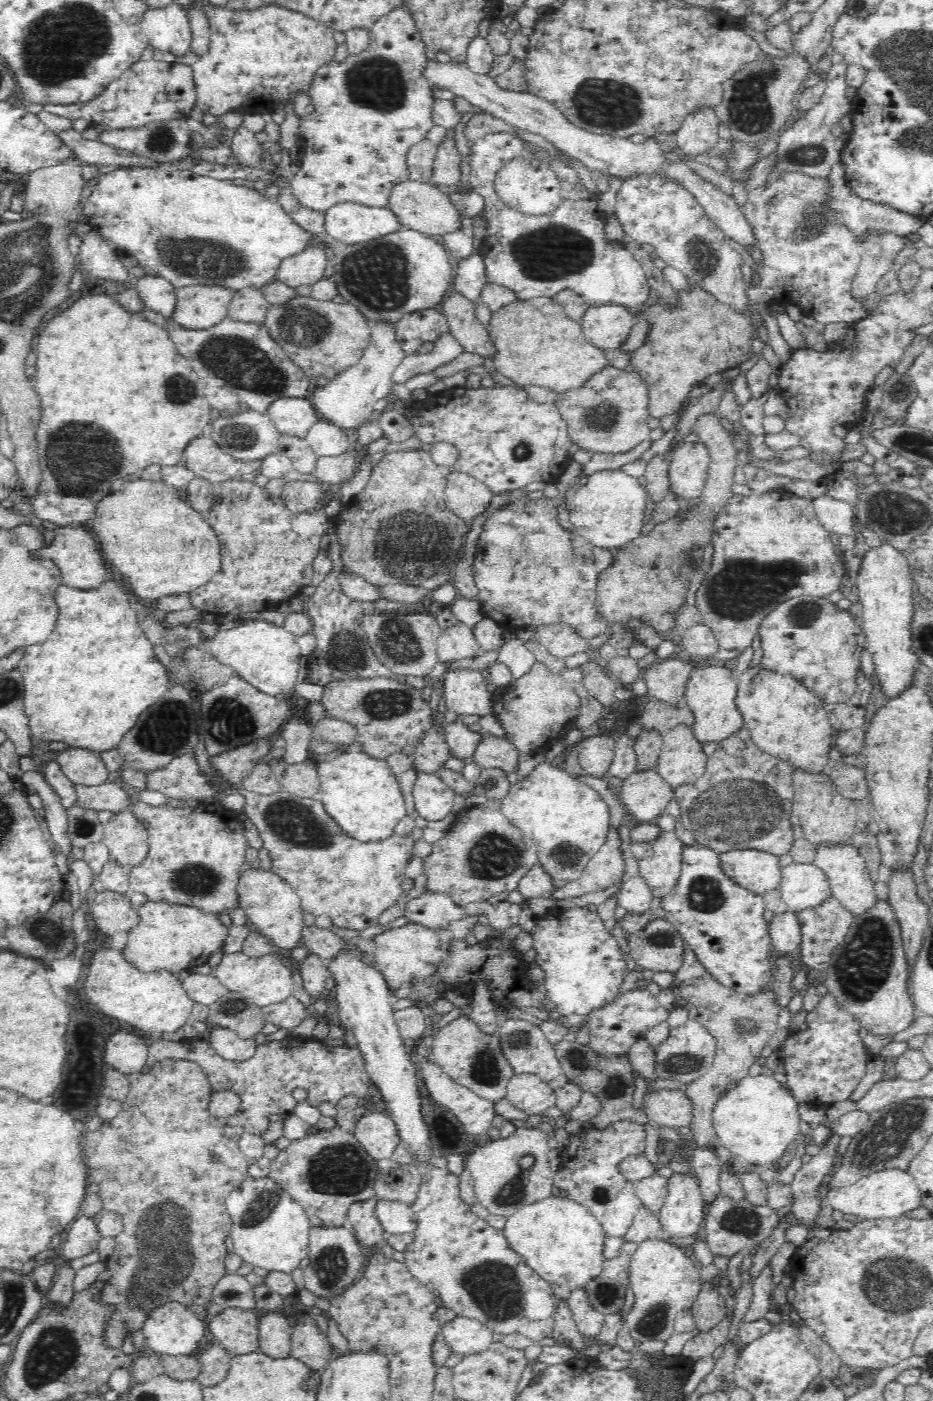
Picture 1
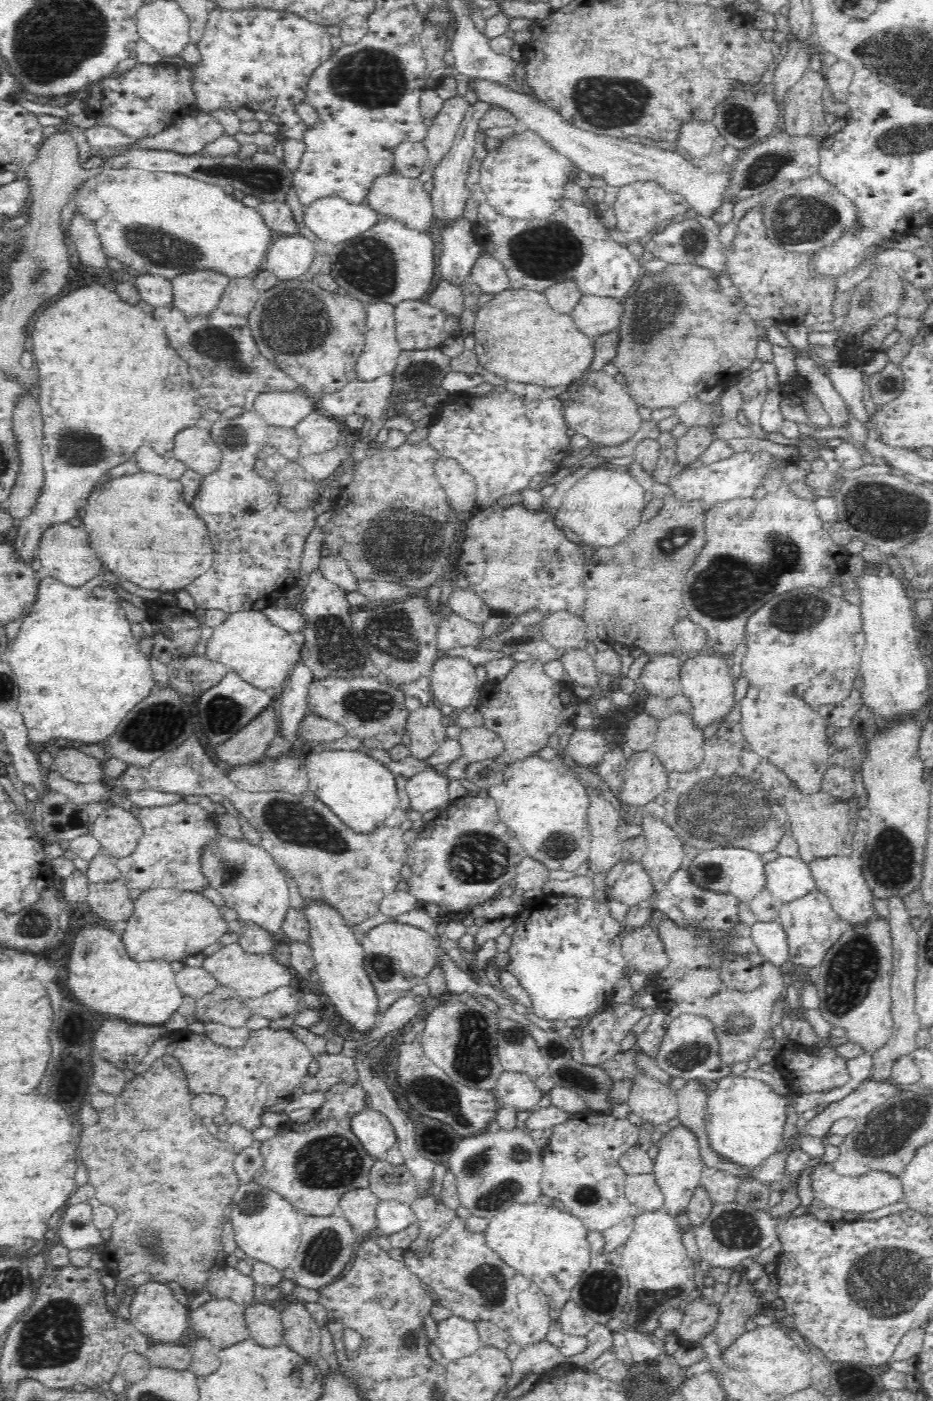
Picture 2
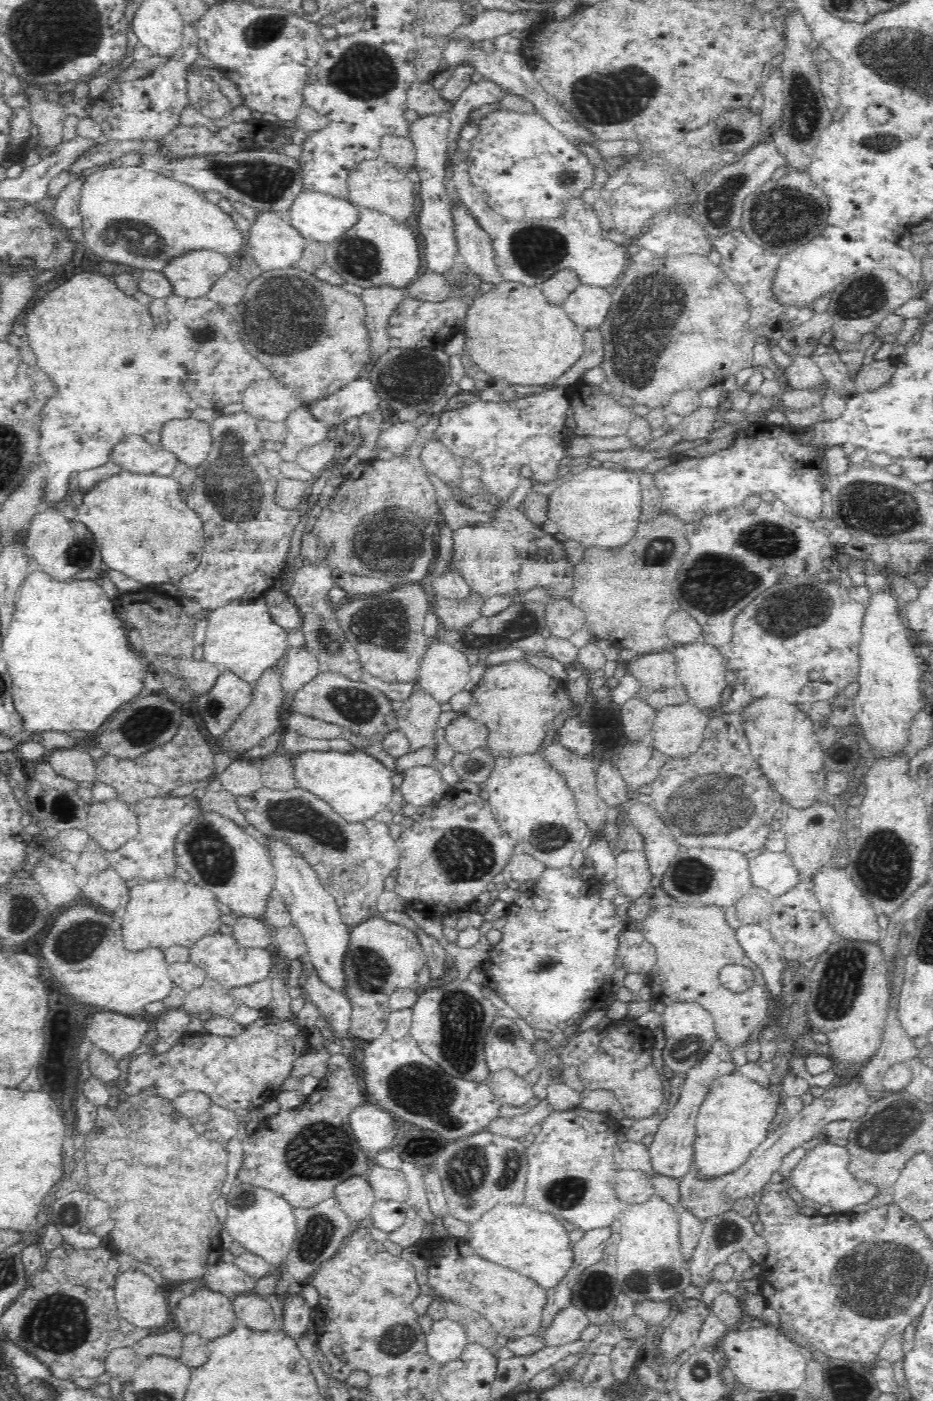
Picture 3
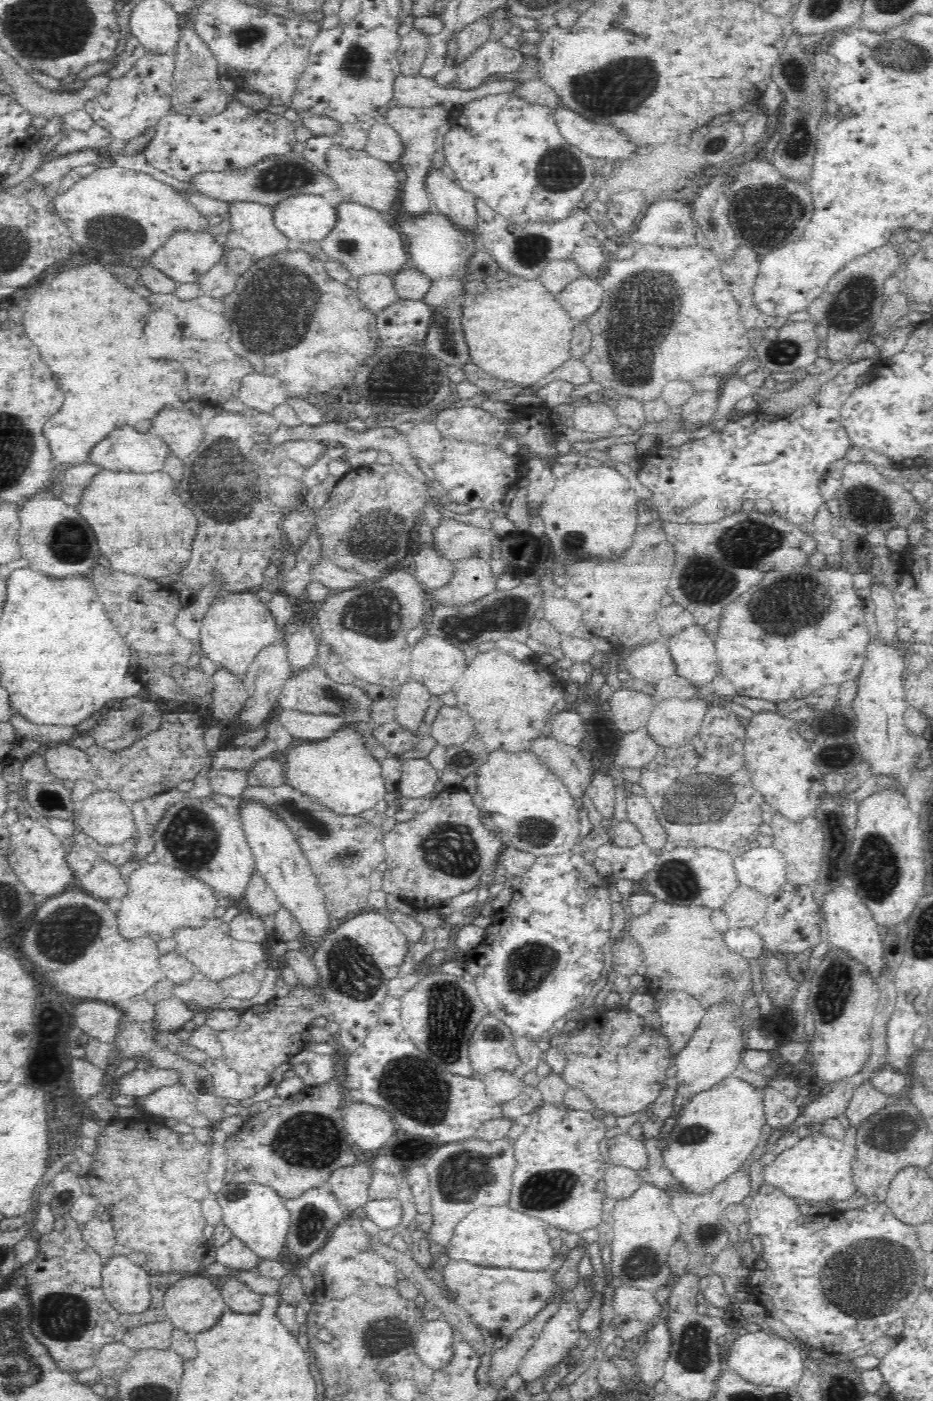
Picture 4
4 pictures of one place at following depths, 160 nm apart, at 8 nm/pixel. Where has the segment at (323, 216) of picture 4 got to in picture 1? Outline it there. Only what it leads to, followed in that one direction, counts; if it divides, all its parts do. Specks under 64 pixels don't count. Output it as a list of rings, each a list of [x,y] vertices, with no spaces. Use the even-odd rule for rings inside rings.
[[[340,202],[324,212],[324,228],[330,238],[345,245],[374,240],[384,233],[402,228],[394,213],[386,207],[368,207],[354,202]]]

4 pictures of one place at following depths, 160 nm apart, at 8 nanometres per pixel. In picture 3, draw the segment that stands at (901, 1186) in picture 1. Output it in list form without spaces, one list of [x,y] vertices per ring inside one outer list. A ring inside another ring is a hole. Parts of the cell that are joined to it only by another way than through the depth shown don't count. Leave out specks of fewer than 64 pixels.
[[[825,1137],[820,1139],[820,1144],[810,1148],[804,1158],[790,1170],[786,1183],[796,1188],[804,1199],[821,1204],[829,1205],[835,1214],[852,1211],[852,1208],[869,1203],[878,1194],[878,1189],[858,1181],[850,1172],[851,1155],[845,1146],[838,1146],[832,1142],[826,1142]]]

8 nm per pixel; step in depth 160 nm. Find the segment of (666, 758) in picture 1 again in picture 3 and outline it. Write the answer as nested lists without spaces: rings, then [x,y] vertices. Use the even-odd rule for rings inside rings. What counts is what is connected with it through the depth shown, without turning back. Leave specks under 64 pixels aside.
[[[693,702],[676,706],[664,706],[656,712],[648,737],[654,748],[668,756],[688,757],[704,738],[706,714]],[[688,722],[688,724],[686,724]]]

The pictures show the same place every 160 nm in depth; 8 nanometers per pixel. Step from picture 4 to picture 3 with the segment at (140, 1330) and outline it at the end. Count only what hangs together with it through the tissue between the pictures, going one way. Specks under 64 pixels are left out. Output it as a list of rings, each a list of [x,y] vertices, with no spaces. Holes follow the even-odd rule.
[[[178,1328],[168,1332],[156,1331],[140,1338],[131,1348],[139,1356],[164,1354],[176,1358],[181,1353],[183,1335]]]

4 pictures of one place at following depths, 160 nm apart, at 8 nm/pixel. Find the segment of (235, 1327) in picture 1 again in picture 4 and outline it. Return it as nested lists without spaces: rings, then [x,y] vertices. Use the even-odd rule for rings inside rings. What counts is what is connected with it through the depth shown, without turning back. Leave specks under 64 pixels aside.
[[[203,1272],[199,1274],[184,1276],[170,1284],[164,1292],[163,1312],[172,1322],[172,1326],[182,1328],[186,1332],[200,1332],[202,1328],[210,1328],[214,1320],[218,1320],[220,1312],[229,1309],[220,1295],[219,1288],[215,1281]]]

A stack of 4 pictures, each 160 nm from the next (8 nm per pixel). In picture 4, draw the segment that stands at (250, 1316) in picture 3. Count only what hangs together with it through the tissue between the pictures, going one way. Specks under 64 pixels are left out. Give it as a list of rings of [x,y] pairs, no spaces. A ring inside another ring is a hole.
[[[226,1276],[216,1281],[220,1295],[228,1308],[236,1312],[254,1312],[261,1305],[261,1296],[235,1276]]]

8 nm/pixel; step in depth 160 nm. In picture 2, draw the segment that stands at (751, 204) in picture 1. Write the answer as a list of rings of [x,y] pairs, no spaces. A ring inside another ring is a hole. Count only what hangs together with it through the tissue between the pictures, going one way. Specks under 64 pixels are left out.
[[[746,212],[738,222],[734,240],[730,248],[721,254],[726,257],[725,268],[732,284],[738,288],[746,303],[746,311],[754,325],[761,324],[766,318],[791,326],[803,325],[809,328],[816,323],[832,322],[836,317],[832,304],[837,295],[838,278],[818,278],[810,272],[806,258],[814,250],[821,250],[820,241],[806,241],[800,244],[781,244],[774,240],[770,232],[760,222],[760,212]]]

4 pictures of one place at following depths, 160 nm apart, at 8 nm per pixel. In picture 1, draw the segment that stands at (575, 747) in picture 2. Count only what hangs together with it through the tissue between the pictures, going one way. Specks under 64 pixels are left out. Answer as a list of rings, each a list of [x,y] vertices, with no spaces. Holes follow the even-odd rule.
[[[607,731],[600,736],[596,734],[580,741],[577,757],[584,772],[595,777],[604,777],[608,765],[613,761],[614,746],[615,738]]]

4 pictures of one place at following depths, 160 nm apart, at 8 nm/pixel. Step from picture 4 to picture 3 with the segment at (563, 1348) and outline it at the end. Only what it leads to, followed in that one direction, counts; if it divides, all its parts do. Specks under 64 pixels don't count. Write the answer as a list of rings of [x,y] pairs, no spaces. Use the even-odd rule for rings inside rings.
[[[571,1304],[568,1308],[560,1310],[552,1324],[546,1330],[543,1339],[544,1346],[562,1346],[580,1338],[582,1331],[588,1326],[589,1318],[578,1308]]]

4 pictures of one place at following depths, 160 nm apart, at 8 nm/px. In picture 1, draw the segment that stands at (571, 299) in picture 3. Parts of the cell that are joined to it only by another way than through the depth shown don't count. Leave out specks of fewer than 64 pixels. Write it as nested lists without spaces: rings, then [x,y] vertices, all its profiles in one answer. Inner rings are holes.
[[[606,303],[586,307],[578,324],[594,346],[614,350],[626,342],[636,321],[637,317],[630,314],[626,307]]]

